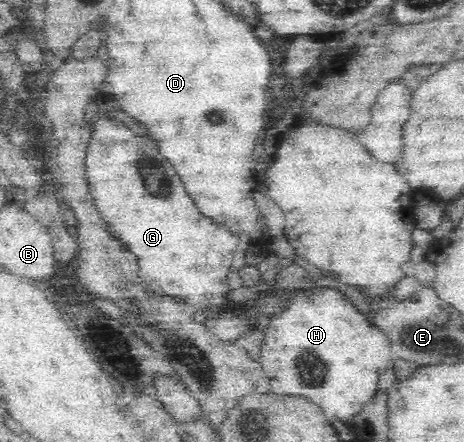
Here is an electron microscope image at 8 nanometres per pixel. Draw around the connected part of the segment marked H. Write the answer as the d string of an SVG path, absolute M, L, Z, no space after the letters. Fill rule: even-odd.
M329 287L319 289L315 297L299 293L287 311L269 318L259 361L271 392L279 395L287 395L289 391L291 394L303 393L321 405L329 421L349 424L352 417L375 395L379 375L391 361L391 343L379 329L371 327L369 321L345 297ZM295 369L299 369L300 373L295 373ZM319 369L324 374L327 372L323 385L323 374L319 377L315 373Z

